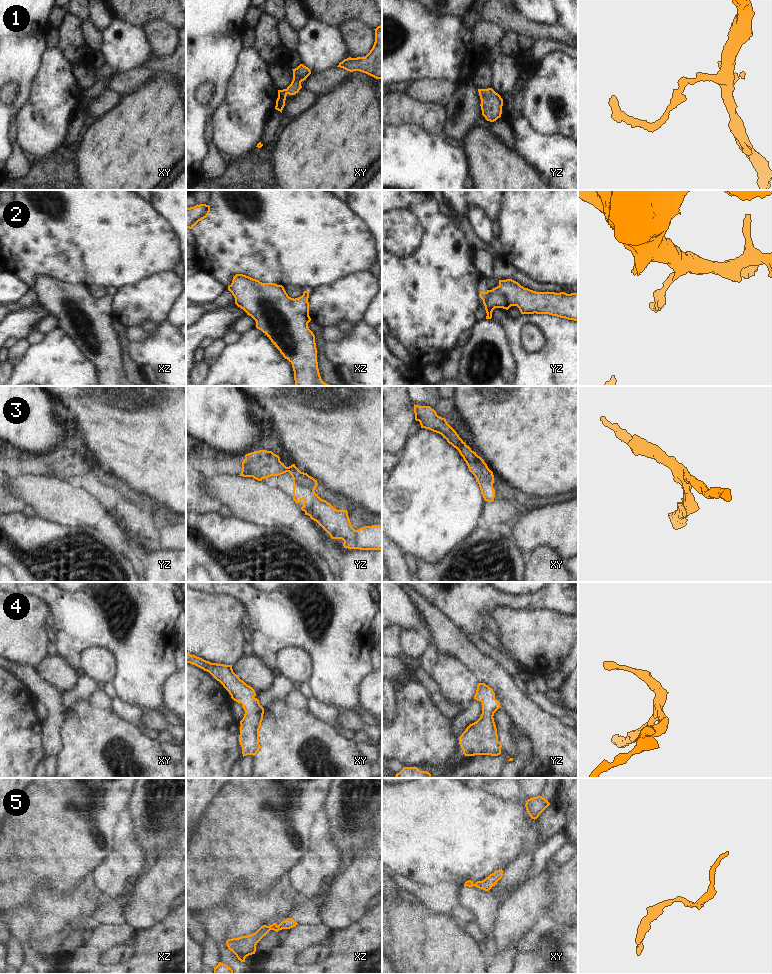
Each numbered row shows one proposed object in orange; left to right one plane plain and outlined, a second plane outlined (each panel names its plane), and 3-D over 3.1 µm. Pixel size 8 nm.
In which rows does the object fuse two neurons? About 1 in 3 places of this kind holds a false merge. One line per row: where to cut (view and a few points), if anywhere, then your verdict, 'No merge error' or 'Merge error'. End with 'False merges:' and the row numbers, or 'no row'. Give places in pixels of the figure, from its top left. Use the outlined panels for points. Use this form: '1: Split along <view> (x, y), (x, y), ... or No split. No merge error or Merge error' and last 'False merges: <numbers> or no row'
1: No split. No merge error
2: No split. No merge error
3: No split. No merge error
4: No split. No merge error
5: No split. No merge error
False merges: no row.

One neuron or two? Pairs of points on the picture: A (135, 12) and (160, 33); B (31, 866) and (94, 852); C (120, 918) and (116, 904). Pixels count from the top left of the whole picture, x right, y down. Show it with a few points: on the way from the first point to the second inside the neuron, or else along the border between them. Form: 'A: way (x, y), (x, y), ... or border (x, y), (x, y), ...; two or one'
A: border (171, 24), (161, 20), (151, 20), (141, 26); two
B: way (47, 852), (78, 852); one
C: way (117, 915), (116, 907); one

